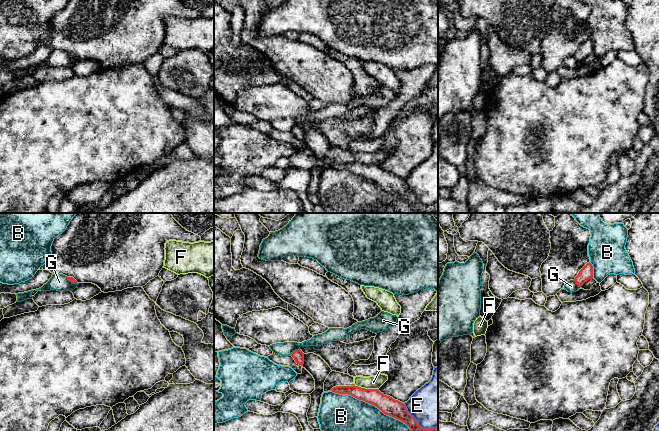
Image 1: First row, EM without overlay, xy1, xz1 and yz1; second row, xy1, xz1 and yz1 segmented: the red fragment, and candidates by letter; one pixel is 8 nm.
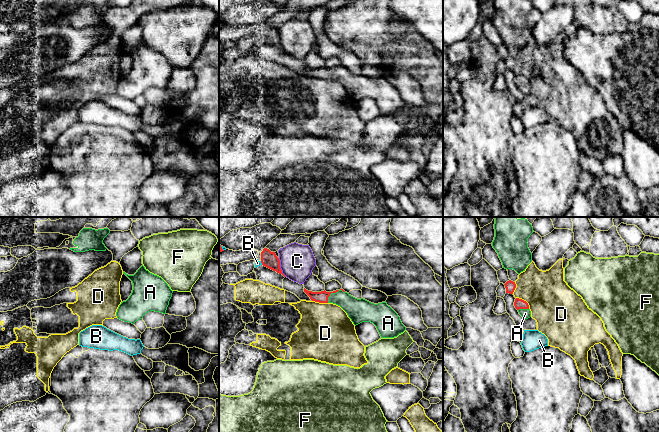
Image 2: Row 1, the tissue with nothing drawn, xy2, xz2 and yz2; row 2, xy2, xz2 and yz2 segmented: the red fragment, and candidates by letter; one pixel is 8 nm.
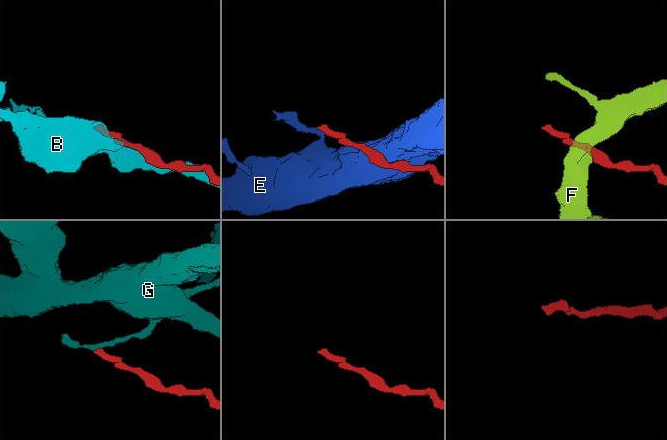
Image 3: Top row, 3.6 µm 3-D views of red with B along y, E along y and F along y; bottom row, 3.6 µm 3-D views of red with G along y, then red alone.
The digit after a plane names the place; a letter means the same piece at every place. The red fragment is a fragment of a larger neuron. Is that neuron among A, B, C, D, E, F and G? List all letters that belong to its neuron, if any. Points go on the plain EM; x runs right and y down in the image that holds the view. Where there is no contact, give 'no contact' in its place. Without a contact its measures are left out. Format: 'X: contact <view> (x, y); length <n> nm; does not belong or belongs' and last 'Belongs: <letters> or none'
A: contact xz2 (333, 68); length 170 nm; belongs
B: contact xz1 (375, 182); length 800 nm; does not belong
C: contact xz2 (279, 43); length 160 nm; does not belong
D: contact yz2 (523, 76); length 140 nm; does not belong
E: contact xz1 (417, 199); length 340 nm; does not belong
F: contact xz1 (366, 165); length 190 nm; does not belong
G: contact xz1 (295, 126); length 90 nm; does not belong
Belongs: A

